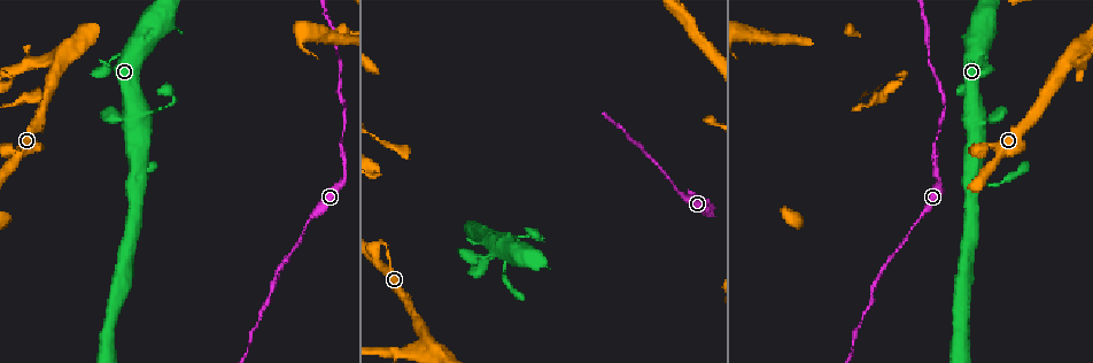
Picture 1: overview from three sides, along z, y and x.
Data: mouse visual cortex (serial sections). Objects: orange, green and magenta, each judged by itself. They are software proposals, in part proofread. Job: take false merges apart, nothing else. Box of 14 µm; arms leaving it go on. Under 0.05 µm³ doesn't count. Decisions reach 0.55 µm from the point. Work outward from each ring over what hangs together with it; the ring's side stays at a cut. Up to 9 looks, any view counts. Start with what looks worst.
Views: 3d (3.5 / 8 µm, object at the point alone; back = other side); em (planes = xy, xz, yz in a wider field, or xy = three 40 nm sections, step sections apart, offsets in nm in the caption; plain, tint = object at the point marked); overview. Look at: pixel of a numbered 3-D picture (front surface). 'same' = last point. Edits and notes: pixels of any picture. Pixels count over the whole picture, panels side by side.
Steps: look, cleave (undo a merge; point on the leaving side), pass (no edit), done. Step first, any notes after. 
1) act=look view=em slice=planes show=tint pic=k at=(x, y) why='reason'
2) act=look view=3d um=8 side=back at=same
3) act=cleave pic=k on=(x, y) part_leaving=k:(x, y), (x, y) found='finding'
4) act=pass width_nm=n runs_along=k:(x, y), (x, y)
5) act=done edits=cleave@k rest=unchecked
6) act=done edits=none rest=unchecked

act=look view=3d um=3.5 pic=1 at=(140, 120) why='sharp bend'

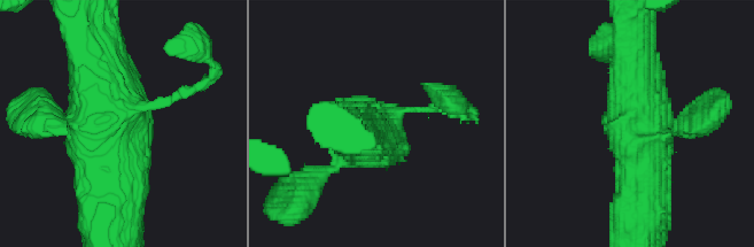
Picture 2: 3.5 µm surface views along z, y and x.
act=look view=em slice=xy step=3 show=tint pic=2 at=(114, 131)

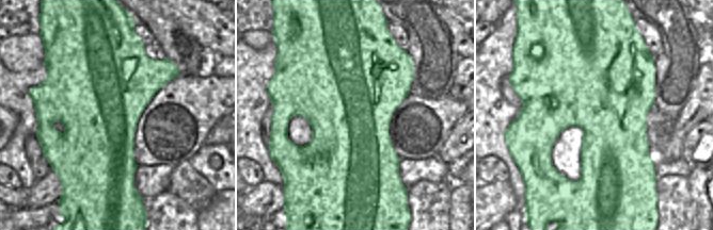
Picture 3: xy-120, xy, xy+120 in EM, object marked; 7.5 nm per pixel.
act=pass width_nm=800 runs_along=2:(88, 44), (134, 139), (127, 182) found='one cell here'

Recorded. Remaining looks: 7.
act=look view=3d um=3.5 pic=1 at=(312, 213) why='thick turns thin'

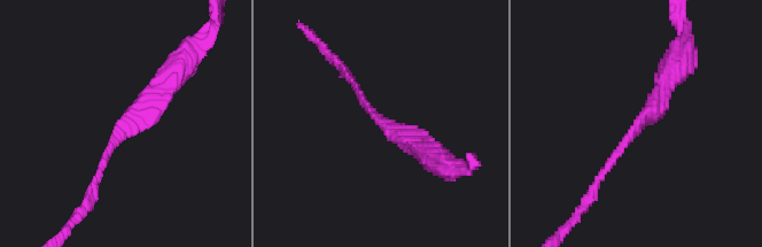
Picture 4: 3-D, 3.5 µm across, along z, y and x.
act=look view=em slice=xy step=2 show=tint pic=4 at=(640, 128) arm_widths_nm=100,300 why='need the tissue'

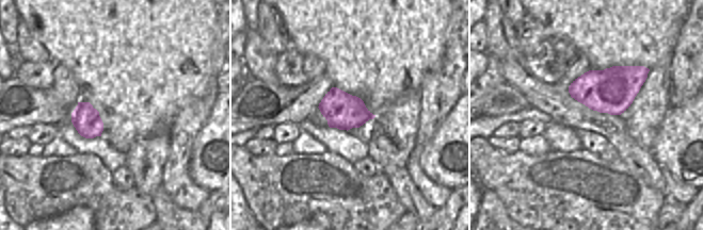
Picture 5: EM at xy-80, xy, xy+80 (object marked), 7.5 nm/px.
act=pass runs_along=4:(171, 77), (126, 126), (94, 183) found='one cell here'

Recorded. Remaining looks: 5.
act=look view=3d um=3.5 pic=1 at=(969, 150) why='calibre changes'

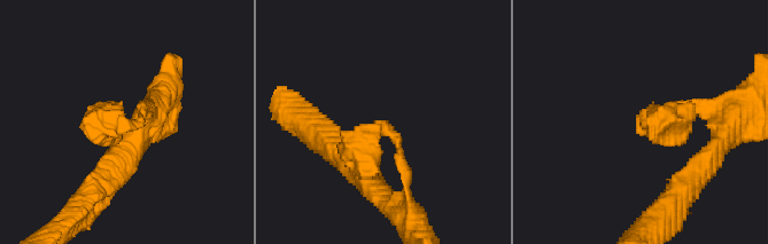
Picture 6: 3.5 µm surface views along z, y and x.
act=look view=em slice=xy step=5 show=plain pic=6 at=(132, 126)

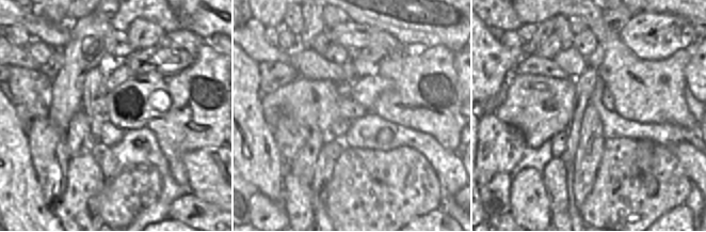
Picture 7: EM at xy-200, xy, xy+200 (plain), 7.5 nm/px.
act=look view=em slice=xy step=5 show=tint at=same why='with the object marked'

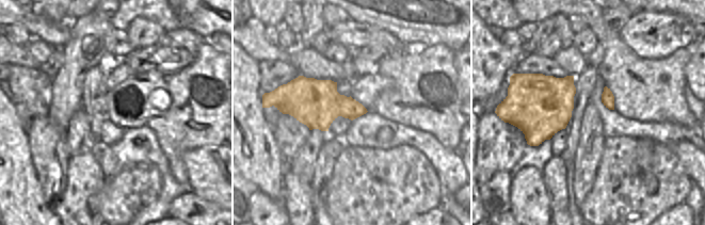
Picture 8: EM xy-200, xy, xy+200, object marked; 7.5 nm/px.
act=pass runs_along=6:(149, 117), (108, 120), (118, 144) found='one cell here'

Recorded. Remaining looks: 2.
act=look view=3d um=3.5 pic=1 at=(1071, 60) why='abrupt turn'

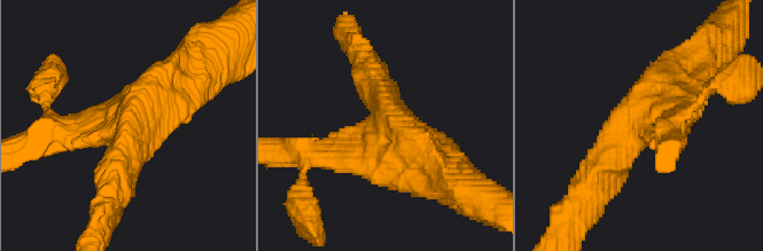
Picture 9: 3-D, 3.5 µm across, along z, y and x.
act=look view=em slice=xy step=1 show=tint pic=9 at=(382, 135)

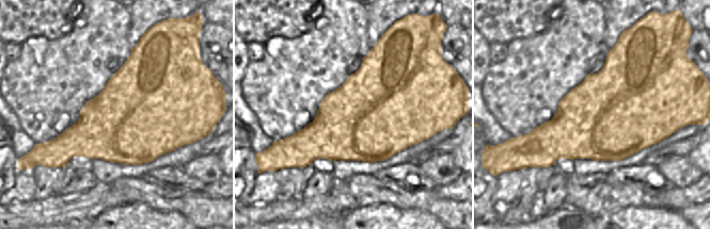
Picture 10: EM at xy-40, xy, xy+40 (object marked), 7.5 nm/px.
act=pass runs_along=9:(376, 83), (391, 130), (363, 156), (313, 154) found='one cell here'

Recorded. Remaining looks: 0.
act=done edits=none rest=unchecked

